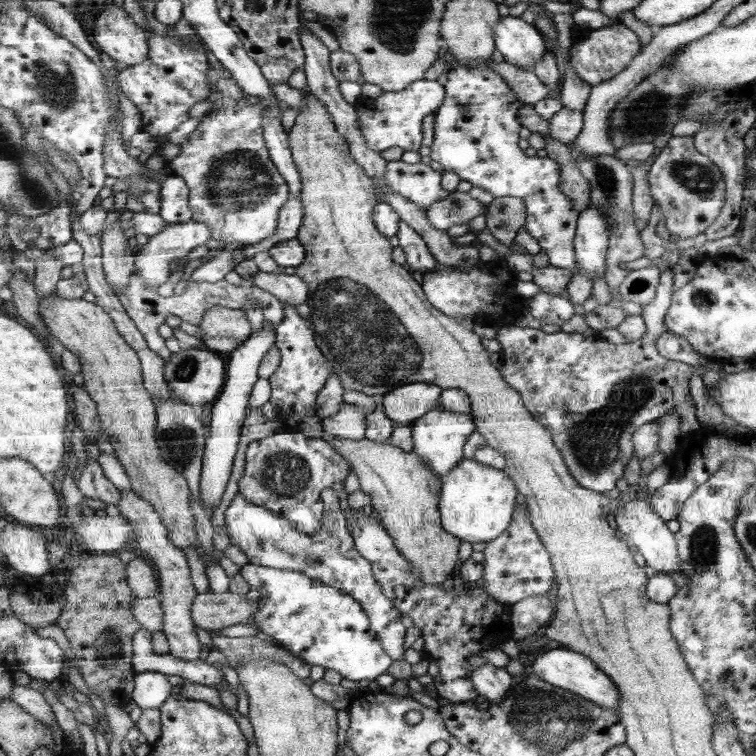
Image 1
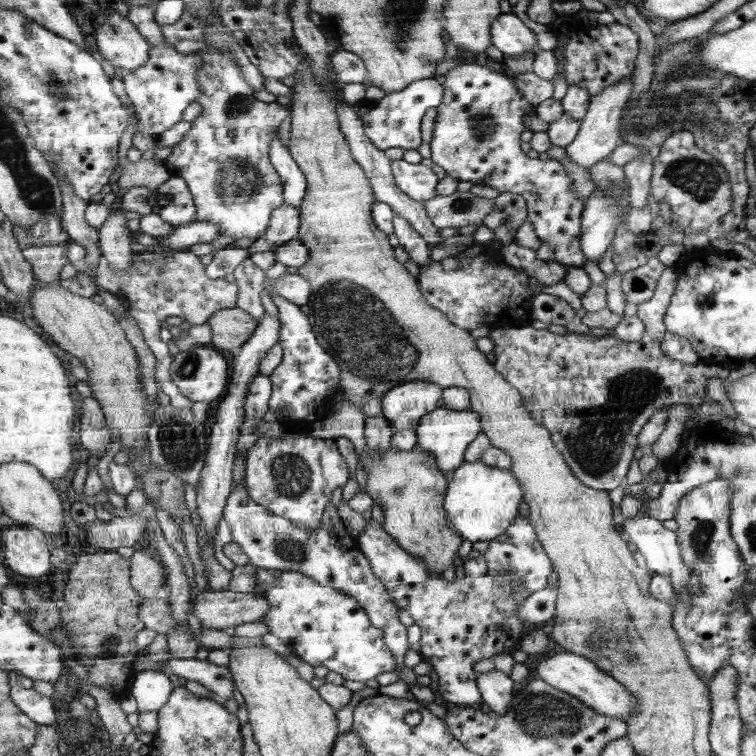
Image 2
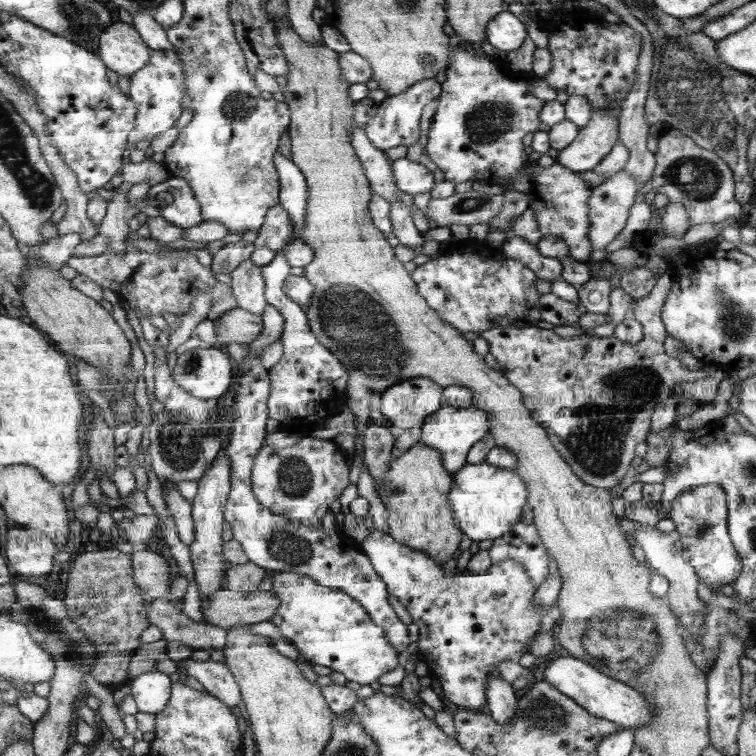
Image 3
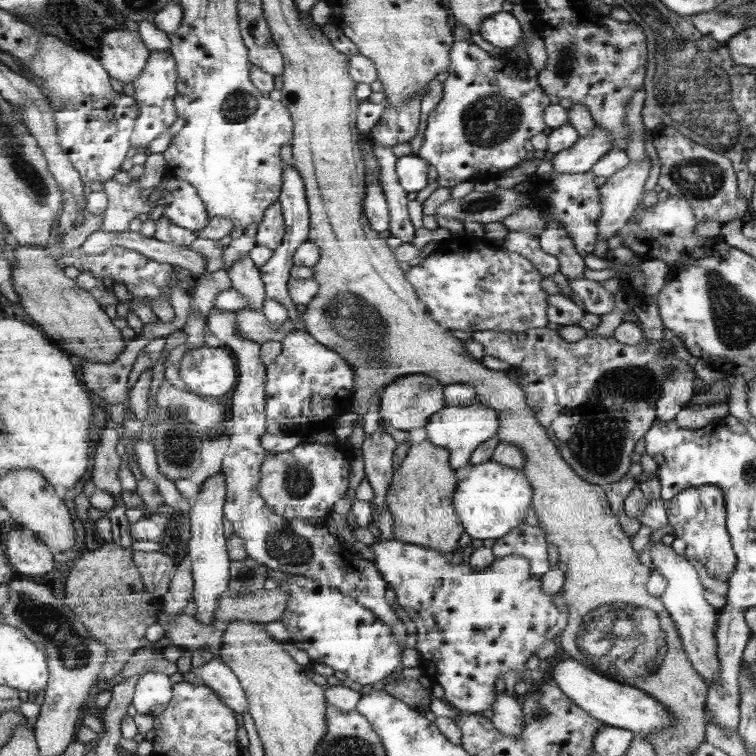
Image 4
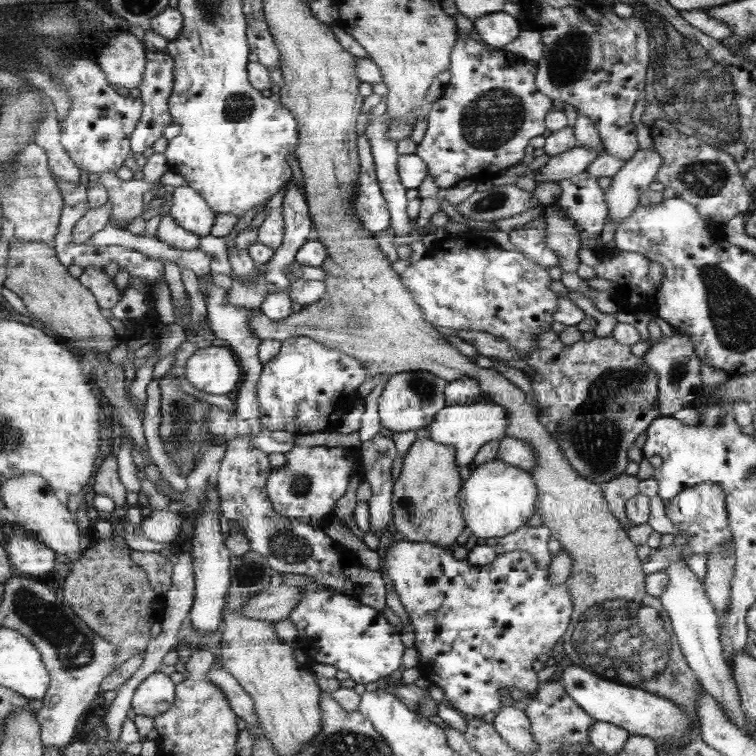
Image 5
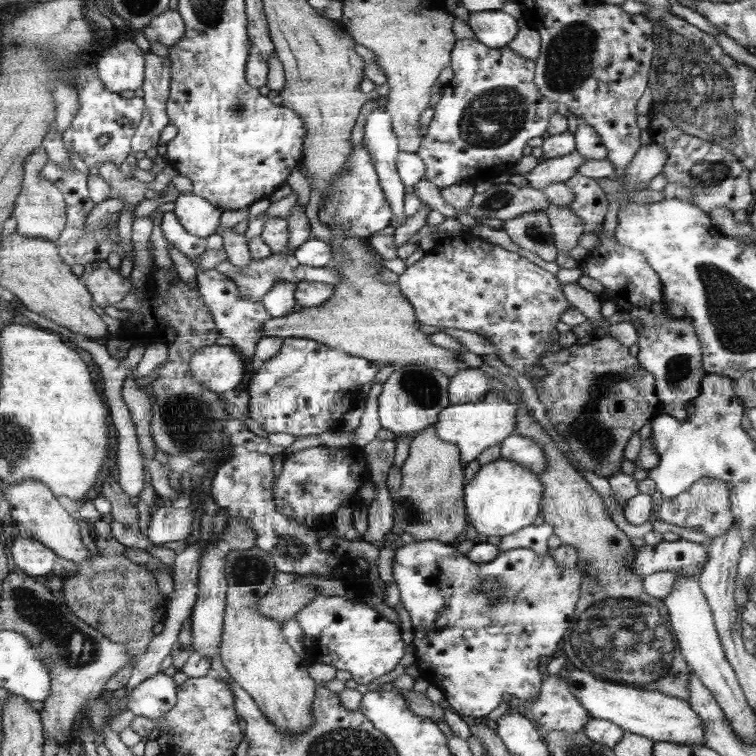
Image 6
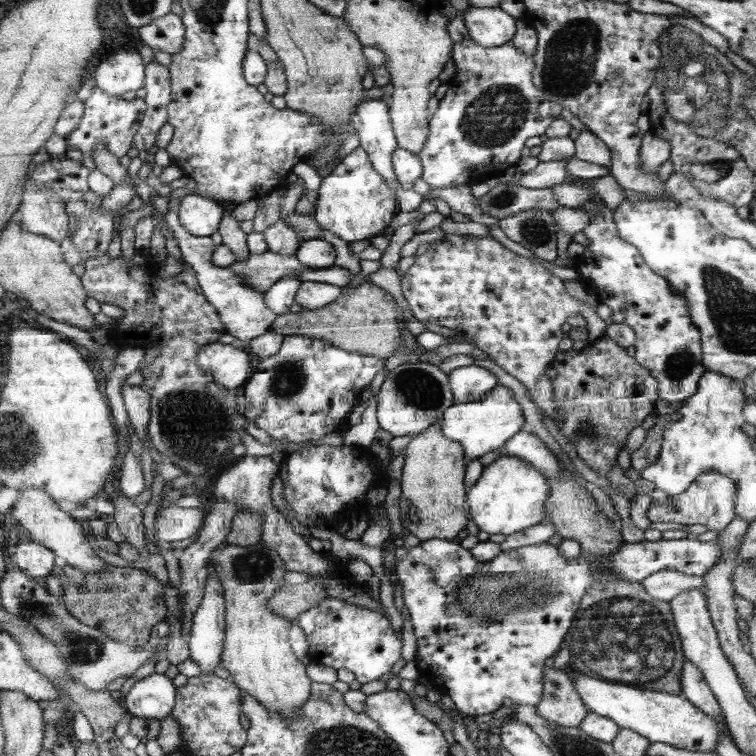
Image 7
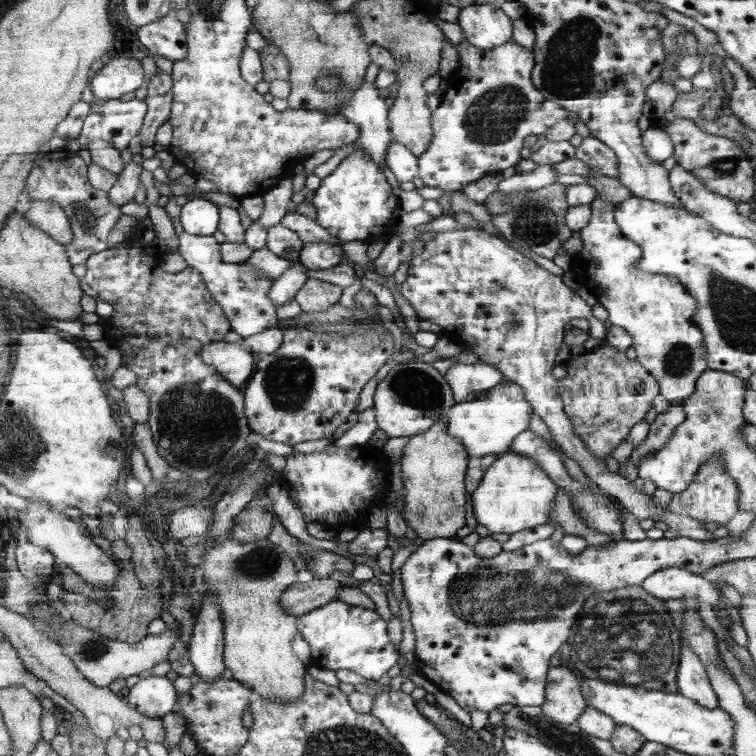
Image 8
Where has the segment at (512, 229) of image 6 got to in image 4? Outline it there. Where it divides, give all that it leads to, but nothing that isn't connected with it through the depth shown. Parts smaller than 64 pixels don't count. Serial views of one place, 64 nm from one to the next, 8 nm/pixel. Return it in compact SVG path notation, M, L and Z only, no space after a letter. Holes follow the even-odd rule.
M508 232L501 247L507 249L508 252L520 253L533 261L545 277L553 276L559 271L559 260L556 256L542 250L540 236L532 236L526 232Z

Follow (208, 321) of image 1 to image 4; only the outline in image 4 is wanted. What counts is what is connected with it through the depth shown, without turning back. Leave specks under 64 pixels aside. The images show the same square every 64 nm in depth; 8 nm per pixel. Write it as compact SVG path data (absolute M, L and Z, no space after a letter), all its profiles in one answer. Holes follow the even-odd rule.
M240 309L236 311L234 317L234 328L238 336L254 340L260 345L269 340L281 341L289 331L292 331L292 327L296 327L292 320L278 326L276 323L270 323L261 310Z

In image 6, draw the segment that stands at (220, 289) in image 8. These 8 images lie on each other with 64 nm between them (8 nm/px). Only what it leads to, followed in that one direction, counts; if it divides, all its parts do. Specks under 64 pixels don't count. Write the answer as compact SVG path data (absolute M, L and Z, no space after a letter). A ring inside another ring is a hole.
M173 211L165 212L160 224L162 232L172 246L185 254L191 261L196 255L206 251L206 238L200 238L190 234L183 226ZM196 268L196 279L198 292L204 298L208 308L211 309L220 332L226 338L230 338L232 340L231 346L243 354L250 366L254 366L254 372L250 375L255 374L258 363L255 362L254 348L256 348L256 342L263 336L262 325L264 325L264 321L272 316L268 314L268 310L264 308L262 302L254 302L254 300L244 298L238 292L236 282L230 280L228 276L224 276L222 272L218 272L216 268L210 268L210 270L198 270Z

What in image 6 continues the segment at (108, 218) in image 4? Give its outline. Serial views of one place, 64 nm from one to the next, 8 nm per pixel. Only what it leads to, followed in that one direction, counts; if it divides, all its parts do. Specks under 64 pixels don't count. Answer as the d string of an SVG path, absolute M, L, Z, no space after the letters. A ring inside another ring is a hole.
M104 162L98 167L99 175L110 184L111 194L122 200L123 208L135 208L145 200L146 190L165 191L176 174L175 167L168 164L153 182L142 182L140 177L125 175L114 162Z

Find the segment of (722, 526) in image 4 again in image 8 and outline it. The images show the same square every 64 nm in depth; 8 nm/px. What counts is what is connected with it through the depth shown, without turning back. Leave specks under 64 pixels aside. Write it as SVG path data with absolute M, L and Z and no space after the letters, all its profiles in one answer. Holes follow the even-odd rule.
M711 461L700 468L695 480L686 491L673 494L667 510L674 514L690 516L700 522L716 522L720 524L719 526L725 526L739 511L738 491L736 482L722 469L722 466L717 461Z

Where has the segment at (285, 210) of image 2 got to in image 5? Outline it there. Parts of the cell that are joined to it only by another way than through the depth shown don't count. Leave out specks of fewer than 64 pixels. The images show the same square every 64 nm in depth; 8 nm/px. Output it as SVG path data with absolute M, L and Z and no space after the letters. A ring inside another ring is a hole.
M282 186L282 190L266 204L265 209L268 211L268 215L258 227L257 242L262 242L274 250L283 246L284 235L286 234L286 221L283 217L285 193L286 186Z

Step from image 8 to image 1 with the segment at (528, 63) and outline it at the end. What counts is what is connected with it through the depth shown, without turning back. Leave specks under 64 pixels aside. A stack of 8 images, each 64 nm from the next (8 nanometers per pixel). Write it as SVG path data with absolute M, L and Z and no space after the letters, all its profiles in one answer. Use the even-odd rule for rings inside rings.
M453 66L447 78L446 98L439 110L433 112L434 136L429 155L431 160L436 160L442 165L444 171L456 173L461 180L467 180L473 187L490 192L494 199L520 198L526 207L526 223L523 227L534 240L538 240L541 250L544 250L548 256L549 264L556 268L574 268L576 265L574 235L579 212L559 189L559 164L546 158L527 156L518 148L518 130L520 130L518 109L524 102L520 102L506 80L489 67L466 69Z

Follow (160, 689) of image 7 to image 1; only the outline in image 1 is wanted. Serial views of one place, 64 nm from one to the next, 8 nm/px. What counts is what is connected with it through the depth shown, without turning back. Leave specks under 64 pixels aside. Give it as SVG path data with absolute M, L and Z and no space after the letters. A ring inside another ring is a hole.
M141 672L135 676L135 702L141 710L160 708L170 698L173 687L161 672Z

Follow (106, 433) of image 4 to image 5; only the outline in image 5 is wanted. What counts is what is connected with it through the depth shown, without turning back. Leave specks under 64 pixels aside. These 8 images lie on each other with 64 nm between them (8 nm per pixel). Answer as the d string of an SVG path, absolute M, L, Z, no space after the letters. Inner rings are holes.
M108 452L102 464L99 464L98 473L92 482L93 490L96 495L110 497L114 502L112 516L116 518L126 518L130 507L126 500L126 489L119 480L118 464L116 455Z

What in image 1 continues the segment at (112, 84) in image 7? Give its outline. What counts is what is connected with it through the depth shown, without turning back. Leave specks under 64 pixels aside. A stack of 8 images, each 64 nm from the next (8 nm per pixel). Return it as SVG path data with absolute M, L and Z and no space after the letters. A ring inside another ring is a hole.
M114 3L98 15L93 35L102 53L128 67L144 63L149 56L150 40L144 29Z

